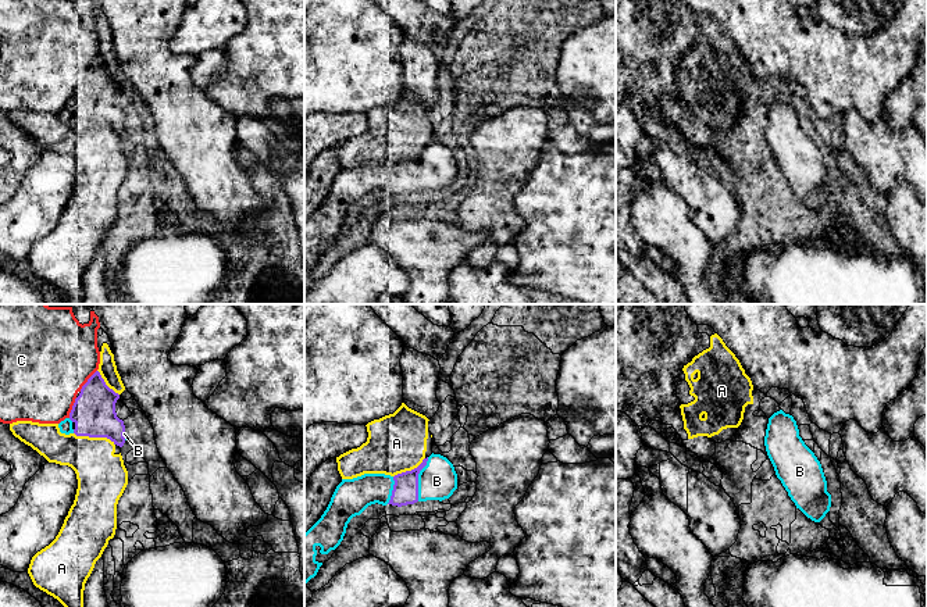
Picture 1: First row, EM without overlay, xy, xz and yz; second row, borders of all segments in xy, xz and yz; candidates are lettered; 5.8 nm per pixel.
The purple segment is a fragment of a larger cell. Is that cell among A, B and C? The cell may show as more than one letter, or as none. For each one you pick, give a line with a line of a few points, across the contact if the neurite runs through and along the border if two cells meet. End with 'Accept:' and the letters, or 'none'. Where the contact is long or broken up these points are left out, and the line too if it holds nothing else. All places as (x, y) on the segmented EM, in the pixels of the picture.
Accept: B

